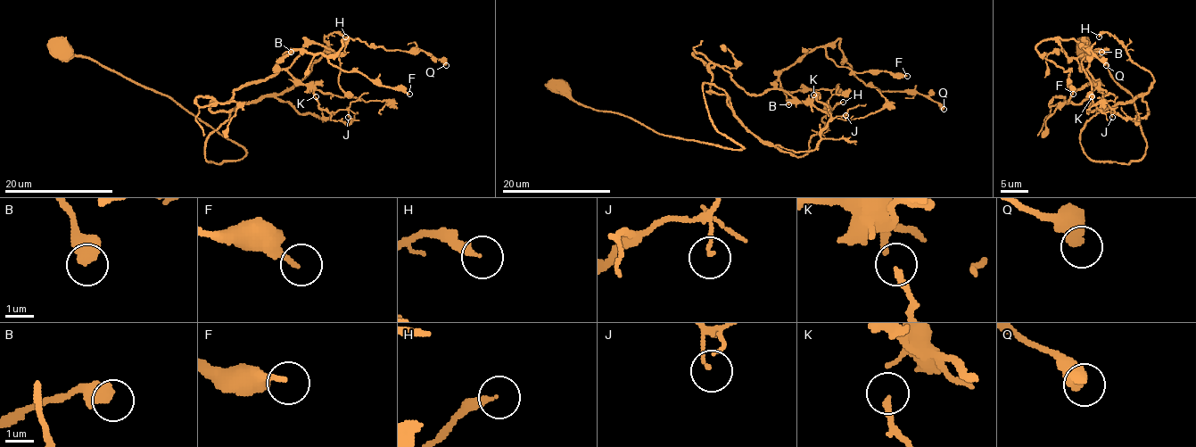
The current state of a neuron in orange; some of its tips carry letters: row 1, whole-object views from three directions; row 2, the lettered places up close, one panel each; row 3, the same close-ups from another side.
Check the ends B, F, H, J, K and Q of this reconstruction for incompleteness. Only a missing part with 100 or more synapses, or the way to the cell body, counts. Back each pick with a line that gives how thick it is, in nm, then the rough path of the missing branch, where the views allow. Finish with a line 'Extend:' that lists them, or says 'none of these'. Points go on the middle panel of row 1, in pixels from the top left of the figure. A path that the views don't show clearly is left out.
Extend: none of these

